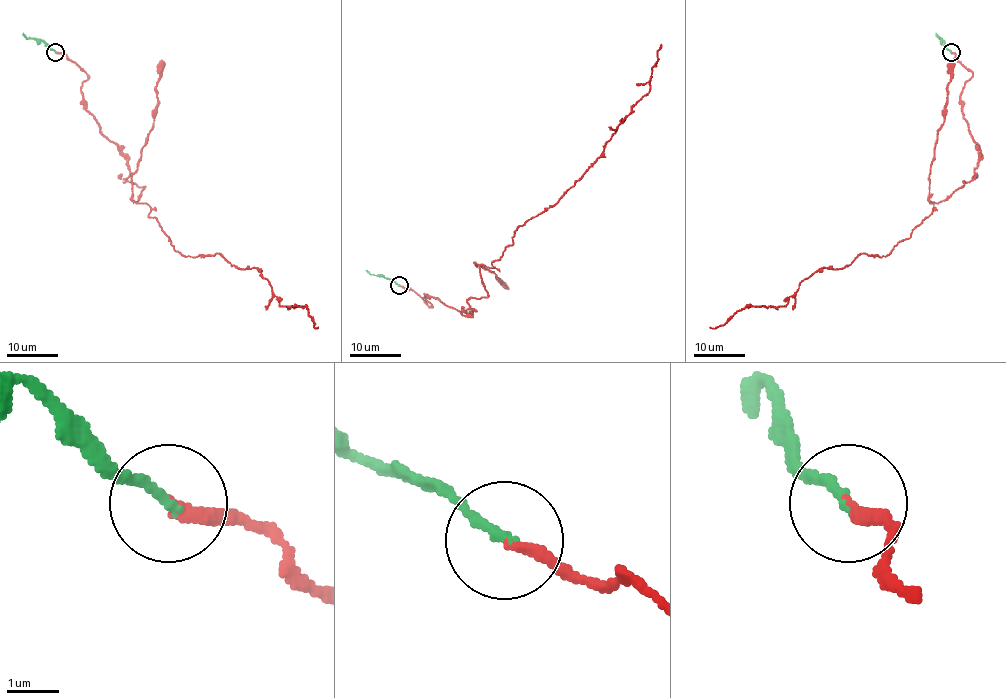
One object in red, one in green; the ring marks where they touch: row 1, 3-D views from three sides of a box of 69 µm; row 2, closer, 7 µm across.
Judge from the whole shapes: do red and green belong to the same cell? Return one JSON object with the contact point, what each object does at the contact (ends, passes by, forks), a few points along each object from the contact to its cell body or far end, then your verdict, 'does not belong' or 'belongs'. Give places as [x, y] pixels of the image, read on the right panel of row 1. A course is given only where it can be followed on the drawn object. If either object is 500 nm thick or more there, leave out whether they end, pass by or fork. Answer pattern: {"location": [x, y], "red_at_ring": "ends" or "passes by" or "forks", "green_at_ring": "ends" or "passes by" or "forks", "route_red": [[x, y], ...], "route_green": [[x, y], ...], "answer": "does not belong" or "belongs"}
{"location": [951, 52], "red_at_ring": "ends", "green_at_ring": "ends", "route_red": [[950, 51], [972, 74], [961, 107], [975, 177], [884, 256], [821, 268], [785, 306], [710, 326]], "route_green": [[950, 51], [935, 32]], "answer": "belongs"}

